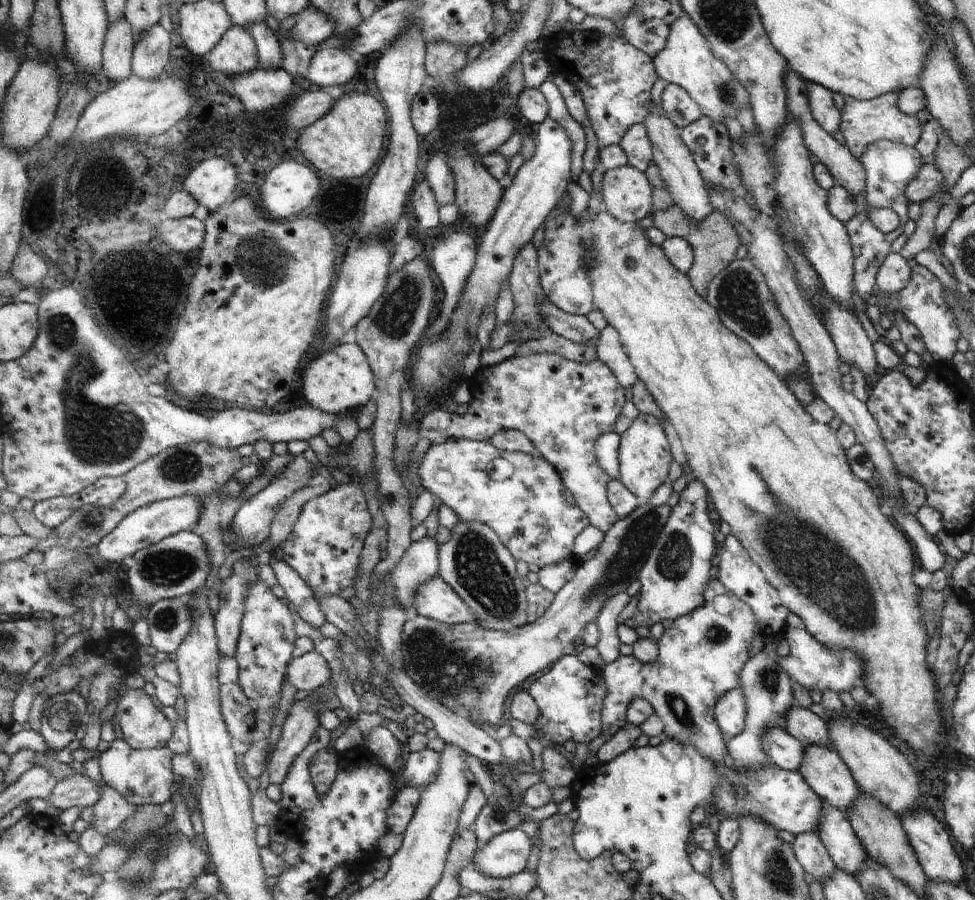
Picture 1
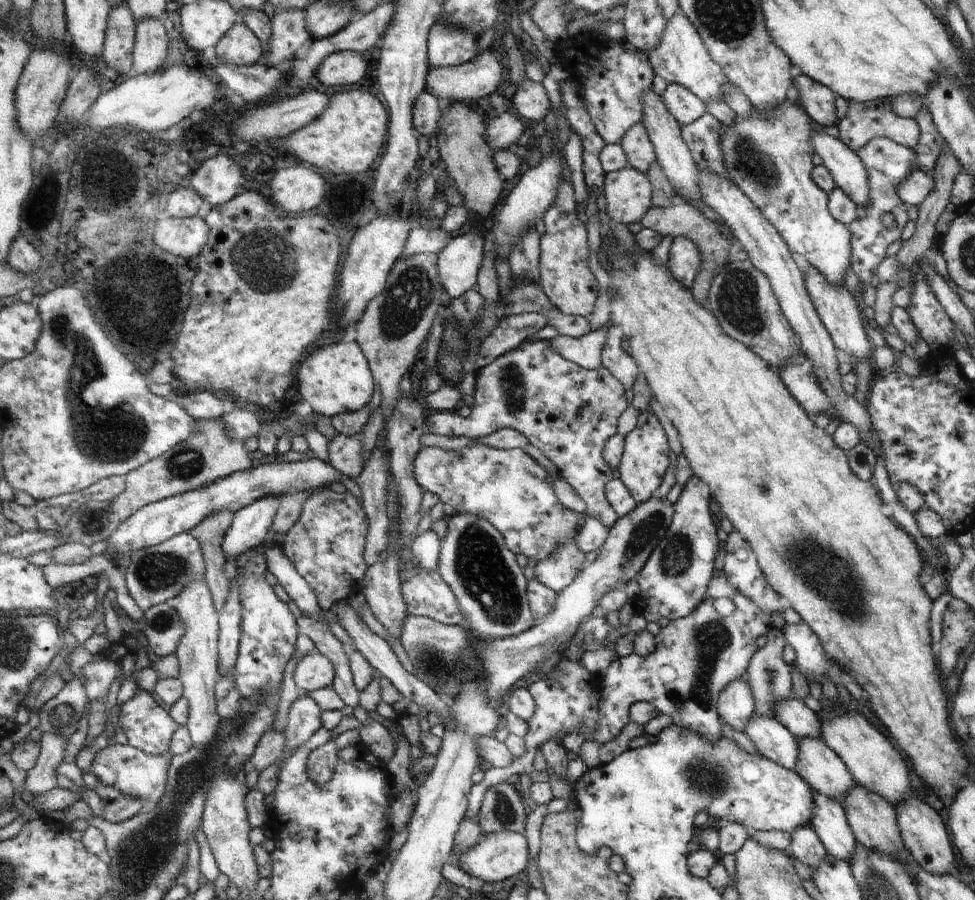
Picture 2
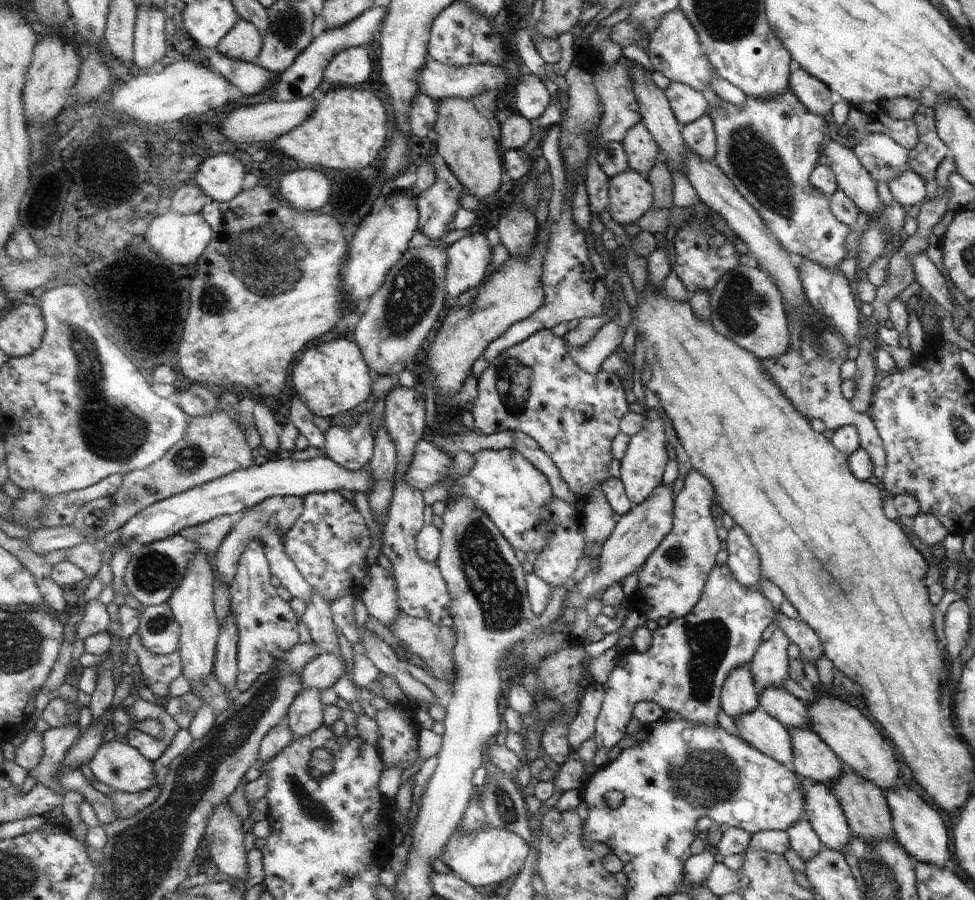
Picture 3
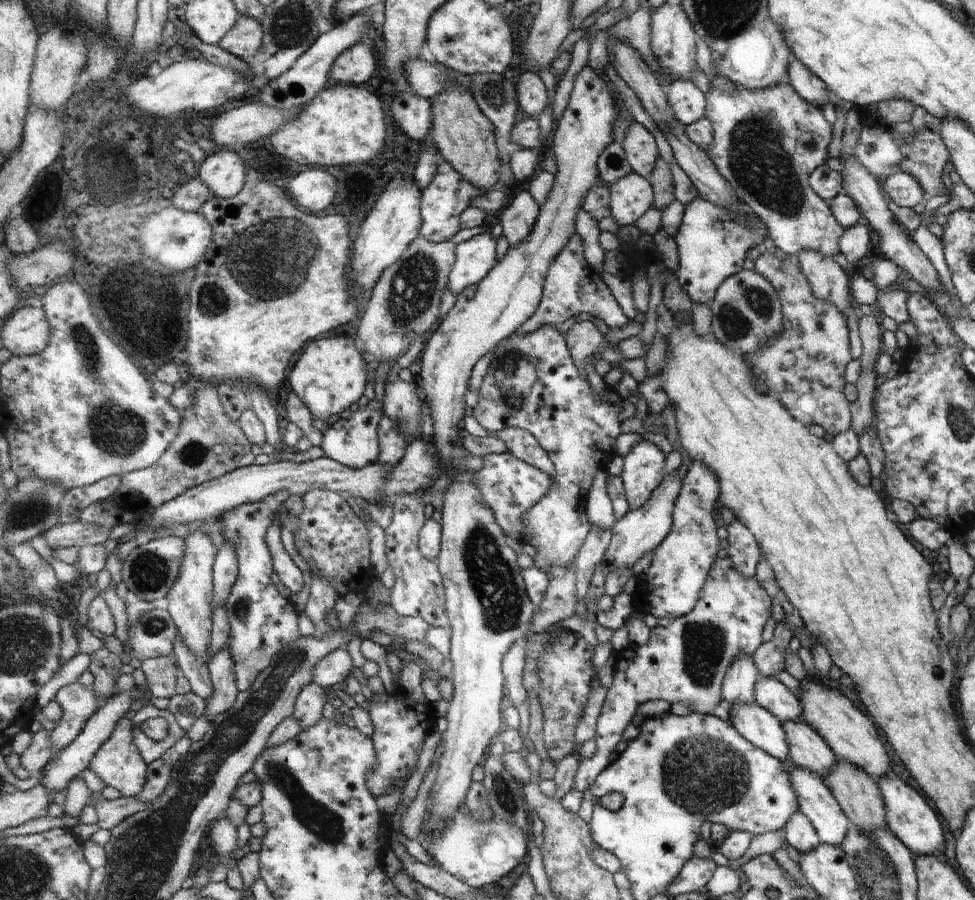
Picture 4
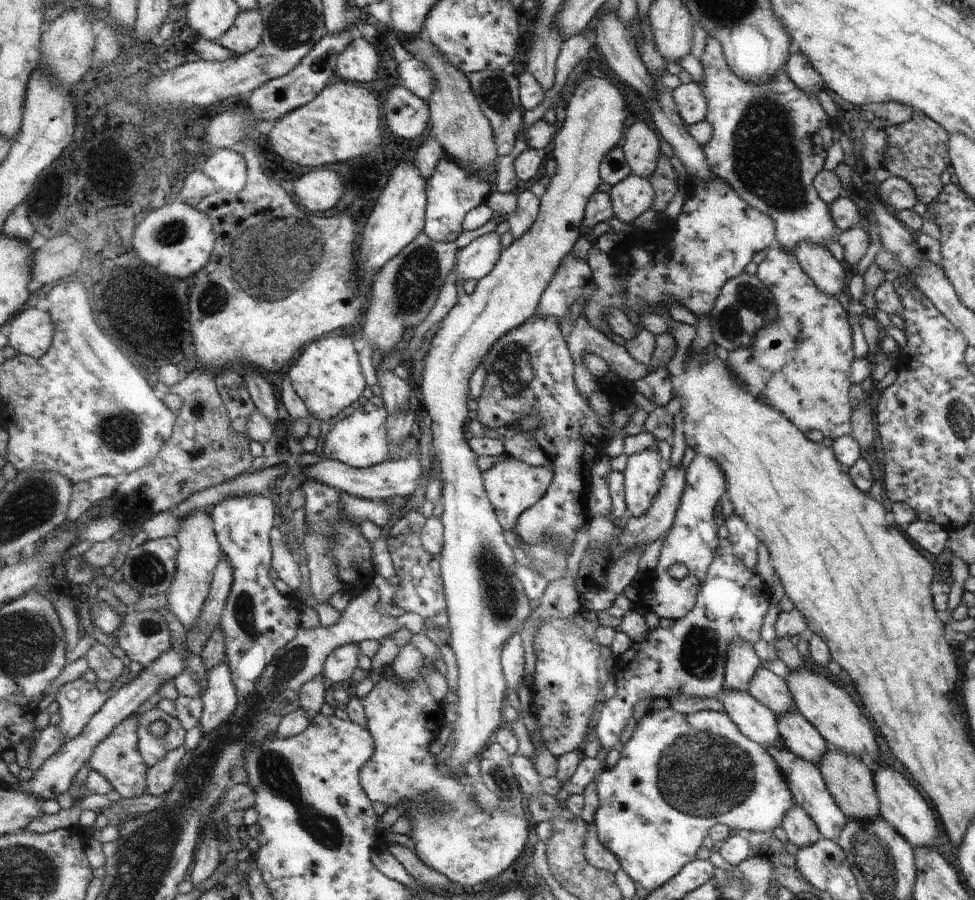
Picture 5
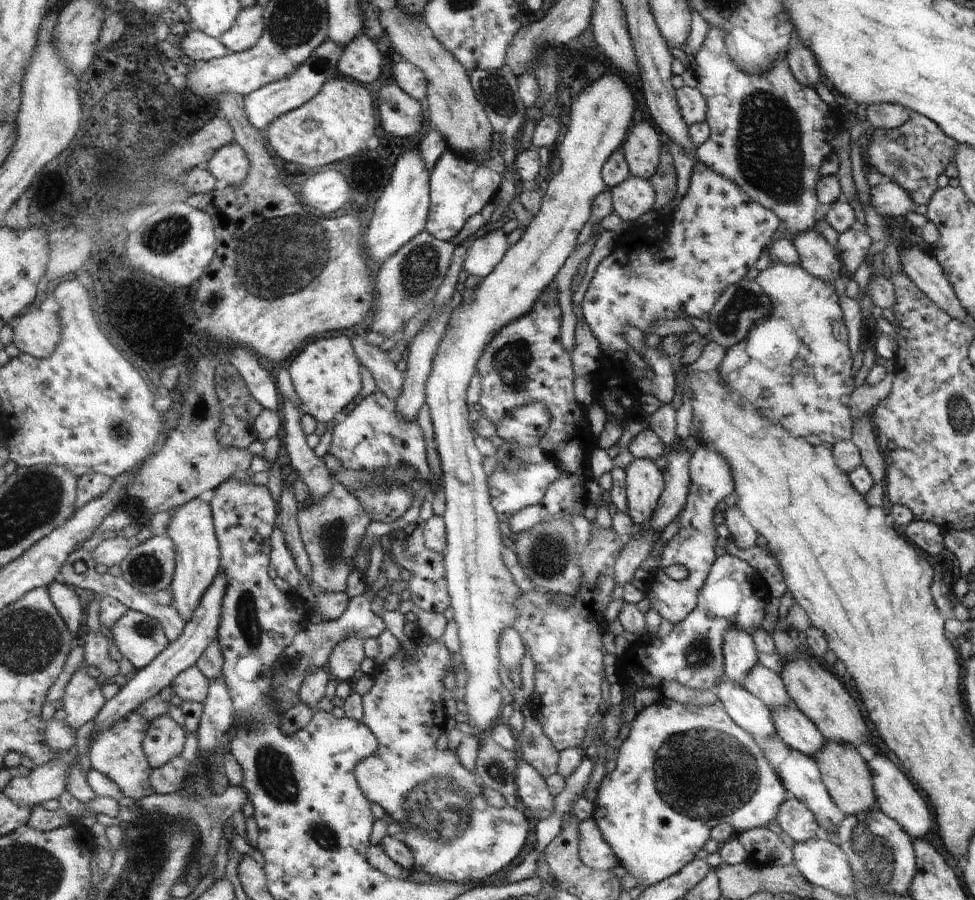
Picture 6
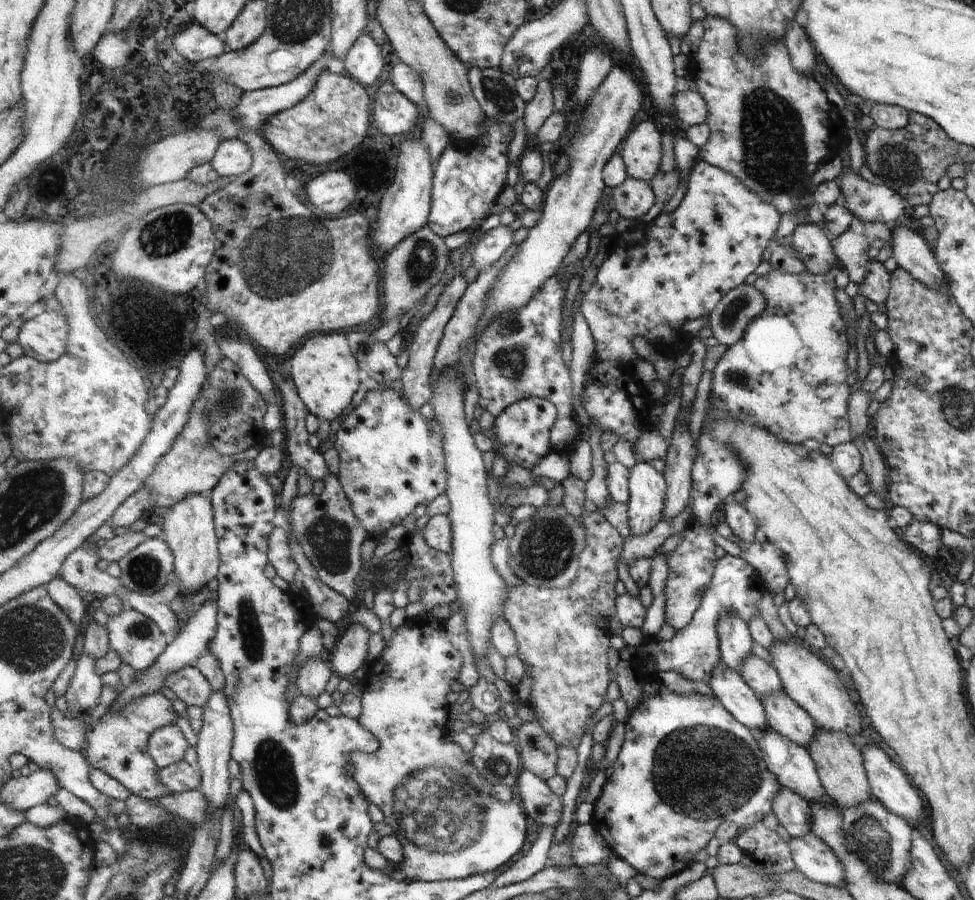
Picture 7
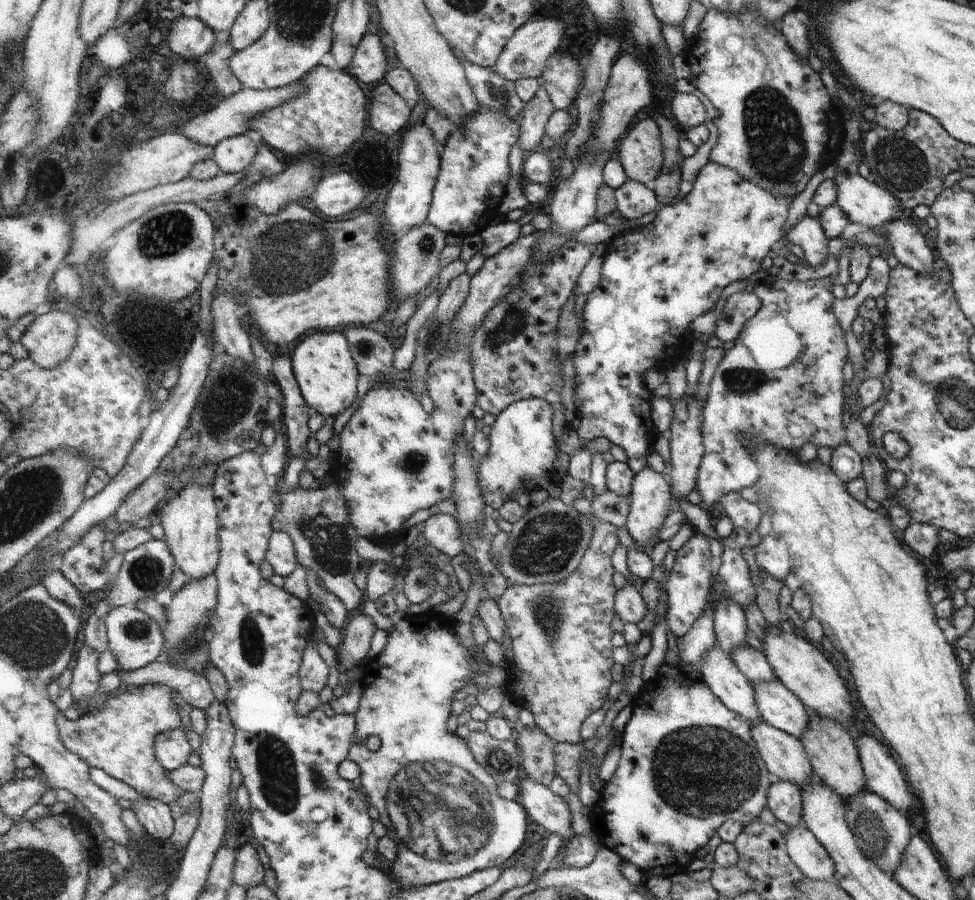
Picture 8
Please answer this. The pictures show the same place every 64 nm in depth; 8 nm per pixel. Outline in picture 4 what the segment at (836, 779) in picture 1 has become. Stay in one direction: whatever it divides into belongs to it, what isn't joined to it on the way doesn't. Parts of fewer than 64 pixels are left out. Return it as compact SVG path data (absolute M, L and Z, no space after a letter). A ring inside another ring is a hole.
M801 719L780 722L780 727L785 735L788 758L799 768L823 778L837 758L827 743Z

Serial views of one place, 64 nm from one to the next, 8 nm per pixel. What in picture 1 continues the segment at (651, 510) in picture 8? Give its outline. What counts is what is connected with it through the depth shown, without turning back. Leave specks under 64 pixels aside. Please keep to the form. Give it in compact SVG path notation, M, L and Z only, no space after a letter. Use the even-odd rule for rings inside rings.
M639 413L629 428L621 435L620 474L623 485L639 499L646 502L669 480L669 466L673 461L669 438L662 422L655 416Z

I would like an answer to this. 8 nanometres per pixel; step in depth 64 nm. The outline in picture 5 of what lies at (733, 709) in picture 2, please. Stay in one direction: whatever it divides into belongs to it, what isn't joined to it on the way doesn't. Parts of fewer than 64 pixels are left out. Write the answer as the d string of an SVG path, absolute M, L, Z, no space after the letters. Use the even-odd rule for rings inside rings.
M738 638L727 648L725 688L745 693L748 680L760 666L753 647L745 639Z

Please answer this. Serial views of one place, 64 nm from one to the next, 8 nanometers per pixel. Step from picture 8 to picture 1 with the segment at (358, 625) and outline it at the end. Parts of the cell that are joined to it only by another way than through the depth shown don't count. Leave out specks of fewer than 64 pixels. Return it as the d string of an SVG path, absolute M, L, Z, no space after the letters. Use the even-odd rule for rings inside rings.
M313 650L291 660L286 680L296 691L314 692L329 682L331 674L327 660Z

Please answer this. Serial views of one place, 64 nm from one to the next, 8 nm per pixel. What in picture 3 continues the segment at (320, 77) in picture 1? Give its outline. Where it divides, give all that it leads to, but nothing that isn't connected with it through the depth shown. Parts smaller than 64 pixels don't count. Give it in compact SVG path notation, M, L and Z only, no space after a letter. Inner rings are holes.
M353 47L337 54L329 66L323 78L329 83L341 86L357 86L371 78L373 74L373 60L367 52L368 48Z

